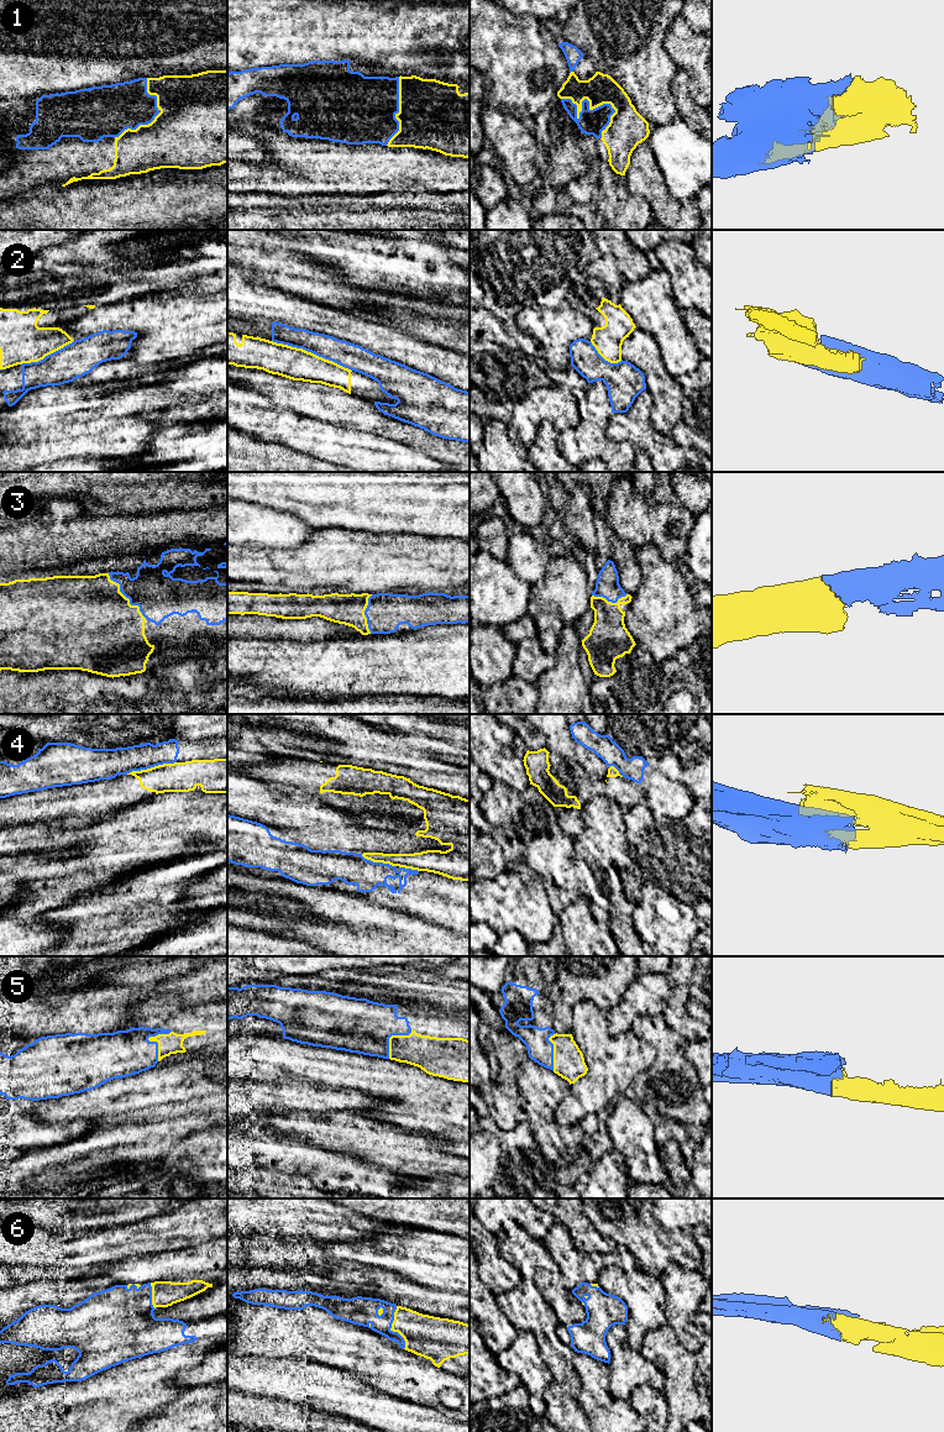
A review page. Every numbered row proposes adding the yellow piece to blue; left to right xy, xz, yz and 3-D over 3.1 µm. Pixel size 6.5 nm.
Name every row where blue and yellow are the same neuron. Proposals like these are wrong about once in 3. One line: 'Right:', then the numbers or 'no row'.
Right: 1, 3, 5, 6

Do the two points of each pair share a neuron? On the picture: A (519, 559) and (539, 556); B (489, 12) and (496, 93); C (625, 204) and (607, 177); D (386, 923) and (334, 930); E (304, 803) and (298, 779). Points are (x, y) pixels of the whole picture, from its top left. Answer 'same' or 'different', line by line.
A: same
B: same
C: same
D: same
E: different

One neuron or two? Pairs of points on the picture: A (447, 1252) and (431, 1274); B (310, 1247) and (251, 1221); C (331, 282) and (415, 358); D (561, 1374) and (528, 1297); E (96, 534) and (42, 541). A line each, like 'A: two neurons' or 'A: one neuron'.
A: one neuron
B: two neurons
C: two neurons
D: one neuron
E: one neuron

